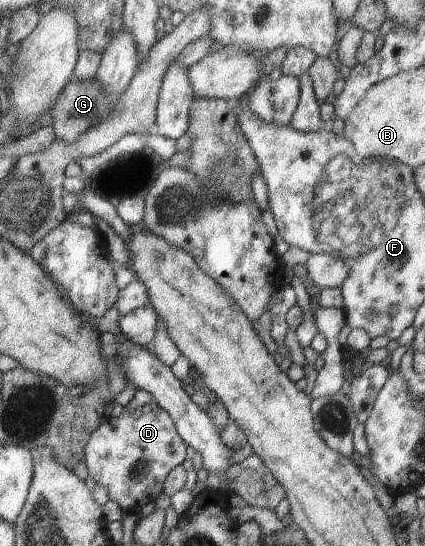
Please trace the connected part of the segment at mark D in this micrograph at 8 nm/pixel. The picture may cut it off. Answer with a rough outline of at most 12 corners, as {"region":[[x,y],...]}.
{"region":[[153,400],[86,444],[89,476],[123,511],[159,498],[188,444]]}

